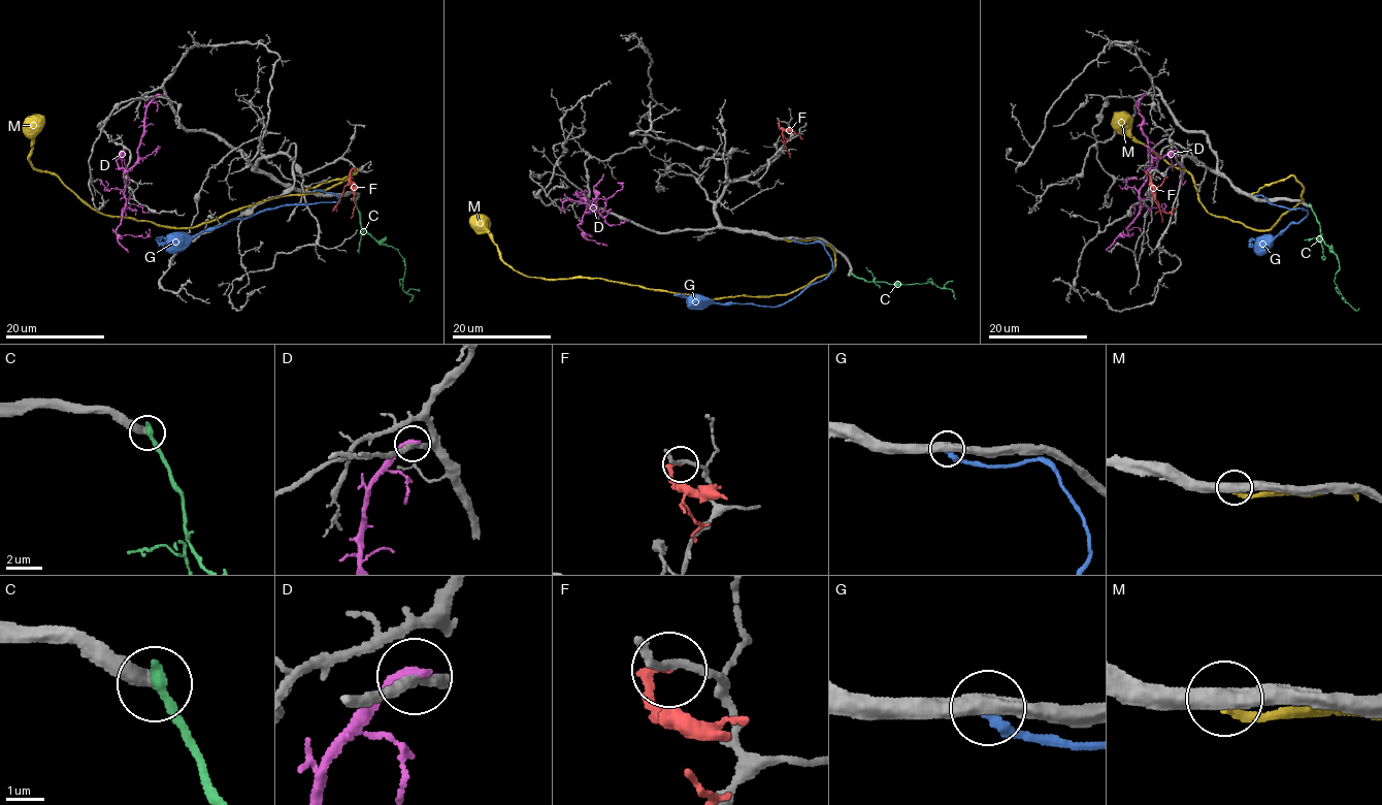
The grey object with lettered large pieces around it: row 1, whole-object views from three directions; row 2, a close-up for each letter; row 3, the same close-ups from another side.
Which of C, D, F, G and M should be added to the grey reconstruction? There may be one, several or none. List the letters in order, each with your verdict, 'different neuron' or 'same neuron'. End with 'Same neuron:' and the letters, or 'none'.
C: different neuron
D: different neuron
F: different neuron
G: different neuron
M: different neuron
Same neuron: none

